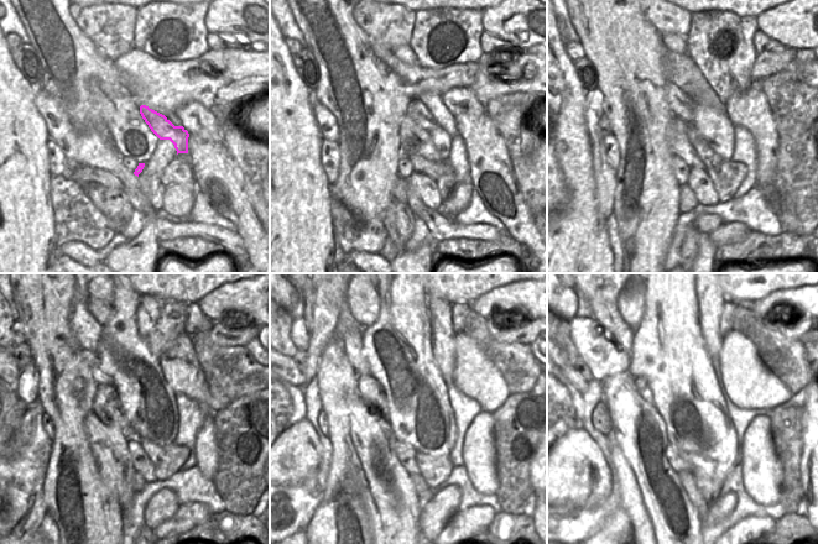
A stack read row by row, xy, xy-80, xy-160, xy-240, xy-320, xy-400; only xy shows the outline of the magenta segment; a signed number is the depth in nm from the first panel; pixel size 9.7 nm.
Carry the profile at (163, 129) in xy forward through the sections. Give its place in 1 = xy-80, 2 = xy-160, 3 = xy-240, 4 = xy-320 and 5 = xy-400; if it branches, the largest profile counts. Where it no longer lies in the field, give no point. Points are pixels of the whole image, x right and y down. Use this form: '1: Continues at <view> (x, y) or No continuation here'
1: Continues at xy-80 (416, 110)
2: Continues at xy-160 (683, 106)
3: Continues at xy-240 (90, 357)
4: Continues at xy-320 (348, 331)
5: Continues at xy-400 (604, 303).

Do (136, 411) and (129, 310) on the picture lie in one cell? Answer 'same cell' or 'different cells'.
same cell

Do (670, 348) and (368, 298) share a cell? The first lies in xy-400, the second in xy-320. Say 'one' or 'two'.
two

